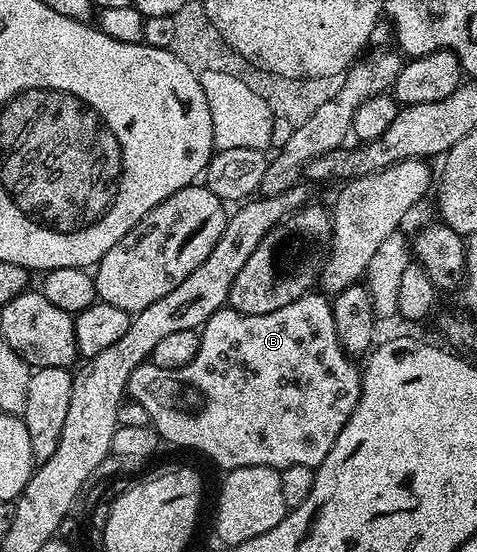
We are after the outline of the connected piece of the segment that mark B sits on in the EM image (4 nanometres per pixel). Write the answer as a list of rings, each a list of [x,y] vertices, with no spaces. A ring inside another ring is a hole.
[[[316,293],[304,294],[294,304],[286,304],[286,308],[278,308],[278,312],[243,314],[231,308],[218,311],[204,323],[200,334],[200,347],[194,360],[190,360],[190,364],[186,364],[181,370],[167,370],[158,368],[151,360],[144,361],[130,374],[126,387],[127,397],[133,402],[142,404],[142,408],[146,408],[151,425],[155,427],[165,443],[173,442],[174,445],[185,446],[188,450],[197,450],[198,453],[213,458],[218,465],[224,466],[225,471],[236,470],[239,466],[273,466],[278,471],[294,464],[306,464],[313,468],[320,466],[322,460],[326,460],[326,452],[334,448],[334,440],[338,440],[338,432],[342,432],[346,420],[350,420],[358,404],[362,370],[359,365],[355,366],[352,363],[355,361],[339,342],[331,301],[323,293],[320,293],[321,295]]]

